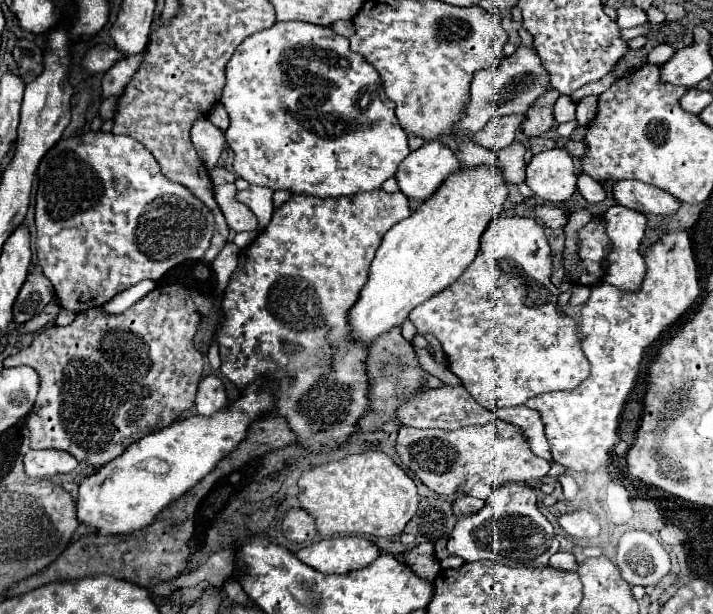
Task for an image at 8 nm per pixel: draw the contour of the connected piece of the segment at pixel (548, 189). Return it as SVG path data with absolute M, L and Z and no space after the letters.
M564 148L544 150L526 164L526 184L534 196L560 204L568 200L576 190L576 172L572 156Z

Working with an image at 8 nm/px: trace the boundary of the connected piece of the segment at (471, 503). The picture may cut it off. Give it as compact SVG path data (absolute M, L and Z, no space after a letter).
M462 496L462 498L454 500L454 504L452 504L454 514L456 514L458 518L476 514L478 510L482 510L482 506L484 506L484 500L478 500L478 498L472 498L472 496Z

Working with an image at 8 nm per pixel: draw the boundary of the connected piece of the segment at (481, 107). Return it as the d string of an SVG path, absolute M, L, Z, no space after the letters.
M518 46L516 52L512 56L506 56L498 66L492 66L488 70L480 70L474 74L472 86L470 86L470 104L466 108L466 118L462 118L452 132L464 132L464 130L480 130L482 126L486 126L492 118L498 116L510 116L510 114L524 114L530 106L530 102L534 102L534 98L542 96L546 88L550 88L548 84L548 76L546 70L542 68L542 62L538 58L538 54L532 48L526 46Z

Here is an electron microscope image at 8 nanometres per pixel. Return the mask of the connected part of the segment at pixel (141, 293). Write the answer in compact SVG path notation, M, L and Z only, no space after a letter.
M142 280L142 282L138 282L138 284L134 284L134 286L130 286L128 290L124 290L122 294L118 294L118 296L114 296L106 306L102 306L104 308L104 312L108 312L108 314L120 314L120 312L124 312L124 310L128 310L130 306L134 306L138 300L142 300L148 292L152 292L156 288L156 282L154 280Z

